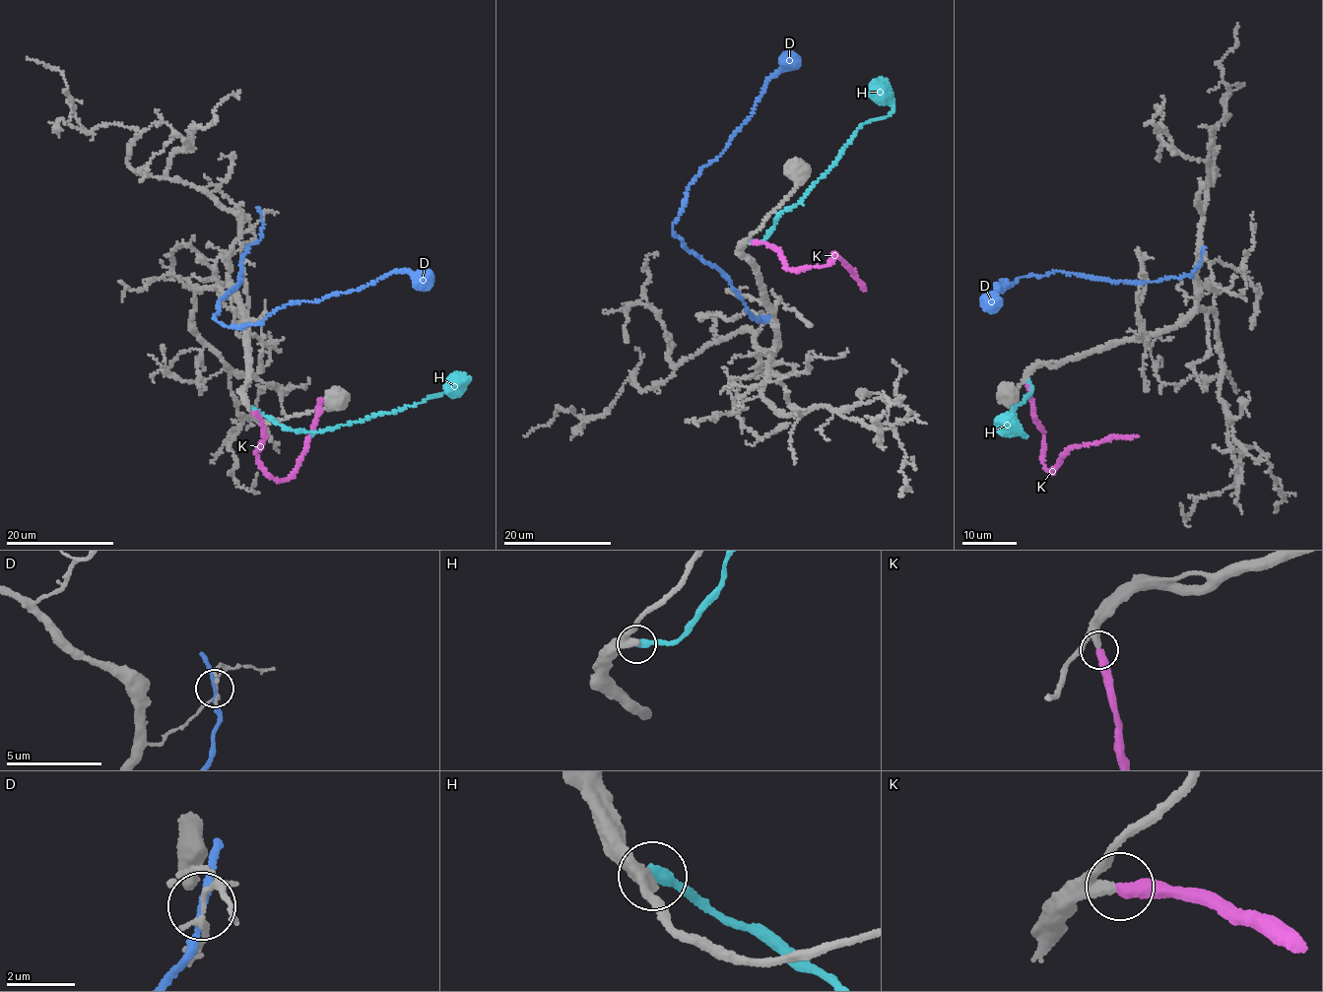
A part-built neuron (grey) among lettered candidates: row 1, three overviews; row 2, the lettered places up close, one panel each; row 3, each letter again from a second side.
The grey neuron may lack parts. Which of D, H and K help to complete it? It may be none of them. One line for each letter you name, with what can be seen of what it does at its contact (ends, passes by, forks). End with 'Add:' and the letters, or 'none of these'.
K: It ends there
Add: K

